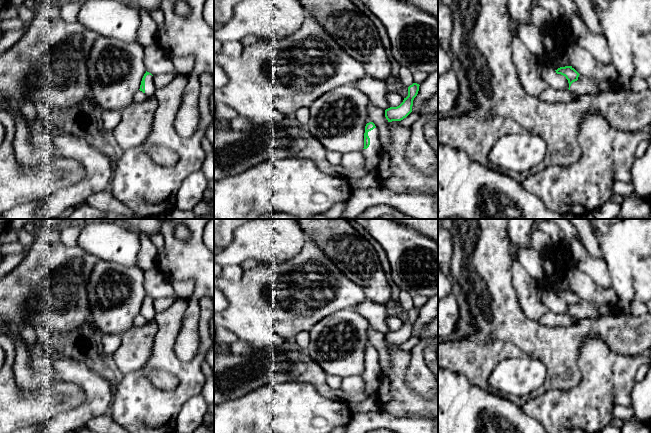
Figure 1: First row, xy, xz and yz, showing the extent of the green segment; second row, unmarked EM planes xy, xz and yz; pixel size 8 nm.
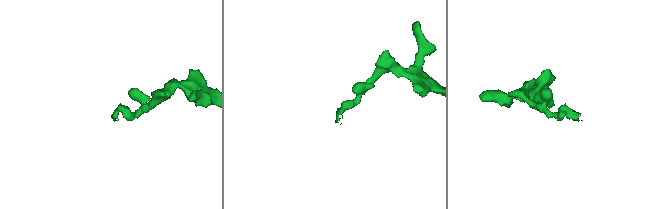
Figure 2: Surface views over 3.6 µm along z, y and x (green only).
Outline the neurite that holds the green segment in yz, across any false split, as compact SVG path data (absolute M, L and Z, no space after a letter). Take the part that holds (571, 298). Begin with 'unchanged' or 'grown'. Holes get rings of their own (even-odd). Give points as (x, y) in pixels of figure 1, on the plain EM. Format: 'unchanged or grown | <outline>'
grown | M572 290L560 291L555 295L566 301L569 307L568 313L577 321L586 318L596 319L613 313L607 306L600 306L580 299Z

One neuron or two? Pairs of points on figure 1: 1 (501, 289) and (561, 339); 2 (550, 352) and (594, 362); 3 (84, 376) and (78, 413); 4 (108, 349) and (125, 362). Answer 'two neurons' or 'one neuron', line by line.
1: one neuron
2: two neurons
3: one neuron
4: two neurons

